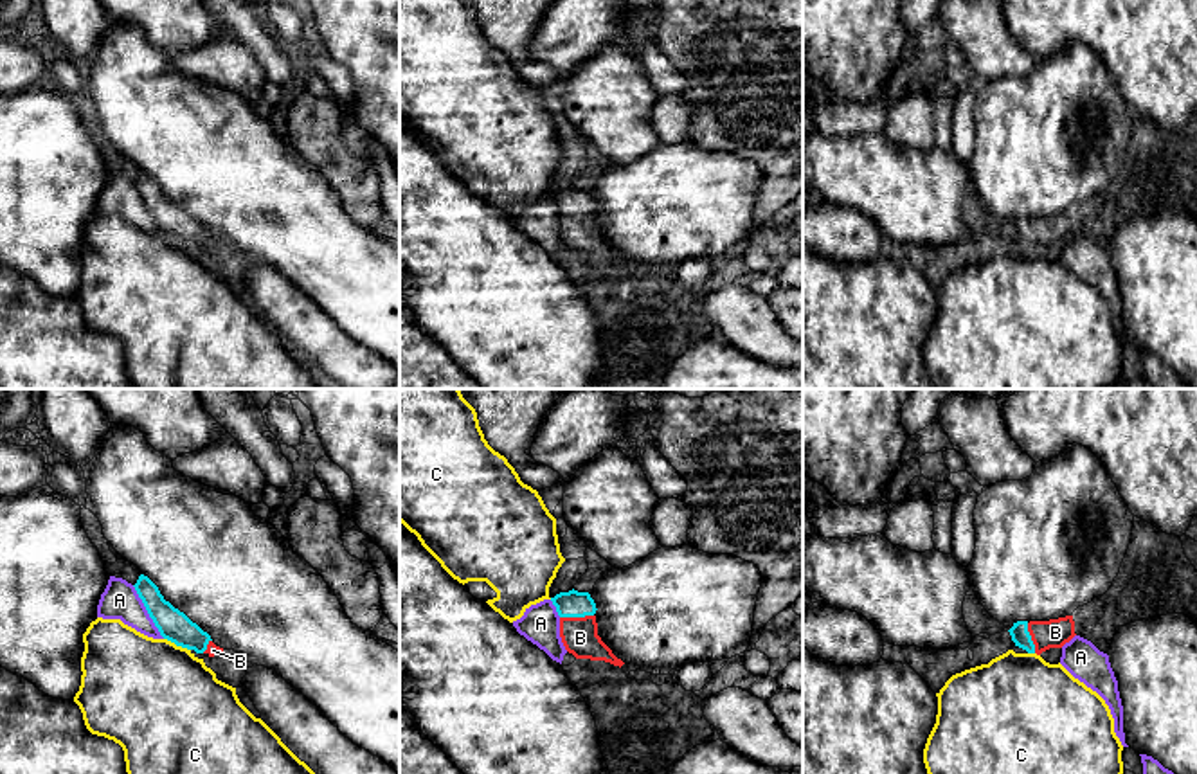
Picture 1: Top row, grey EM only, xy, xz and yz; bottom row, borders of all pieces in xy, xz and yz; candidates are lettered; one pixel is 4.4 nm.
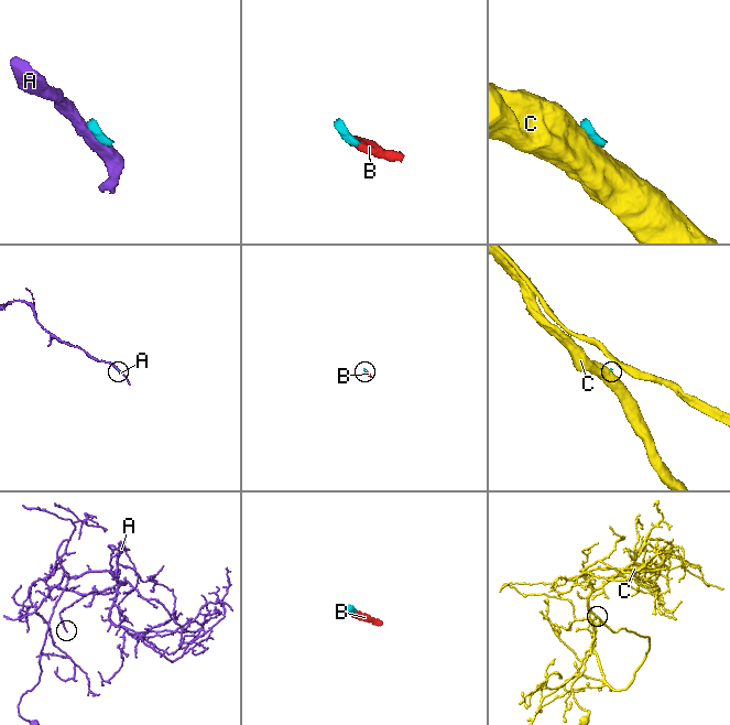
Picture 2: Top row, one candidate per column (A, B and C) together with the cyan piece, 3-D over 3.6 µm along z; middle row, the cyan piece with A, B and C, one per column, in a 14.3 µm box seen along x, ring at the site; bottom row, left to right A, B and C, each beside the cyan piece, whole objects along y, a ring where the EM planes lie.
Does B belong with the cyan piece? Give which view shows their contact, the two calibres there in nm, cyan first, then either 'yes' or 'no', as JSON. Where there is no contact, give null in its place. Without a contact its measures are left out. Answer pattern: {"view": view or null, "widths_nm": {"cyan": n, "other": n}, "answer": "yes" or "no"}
{"view": "xz", "widths_nm": {"cyan": 120, "other": 160}, "answer": "yes"}

